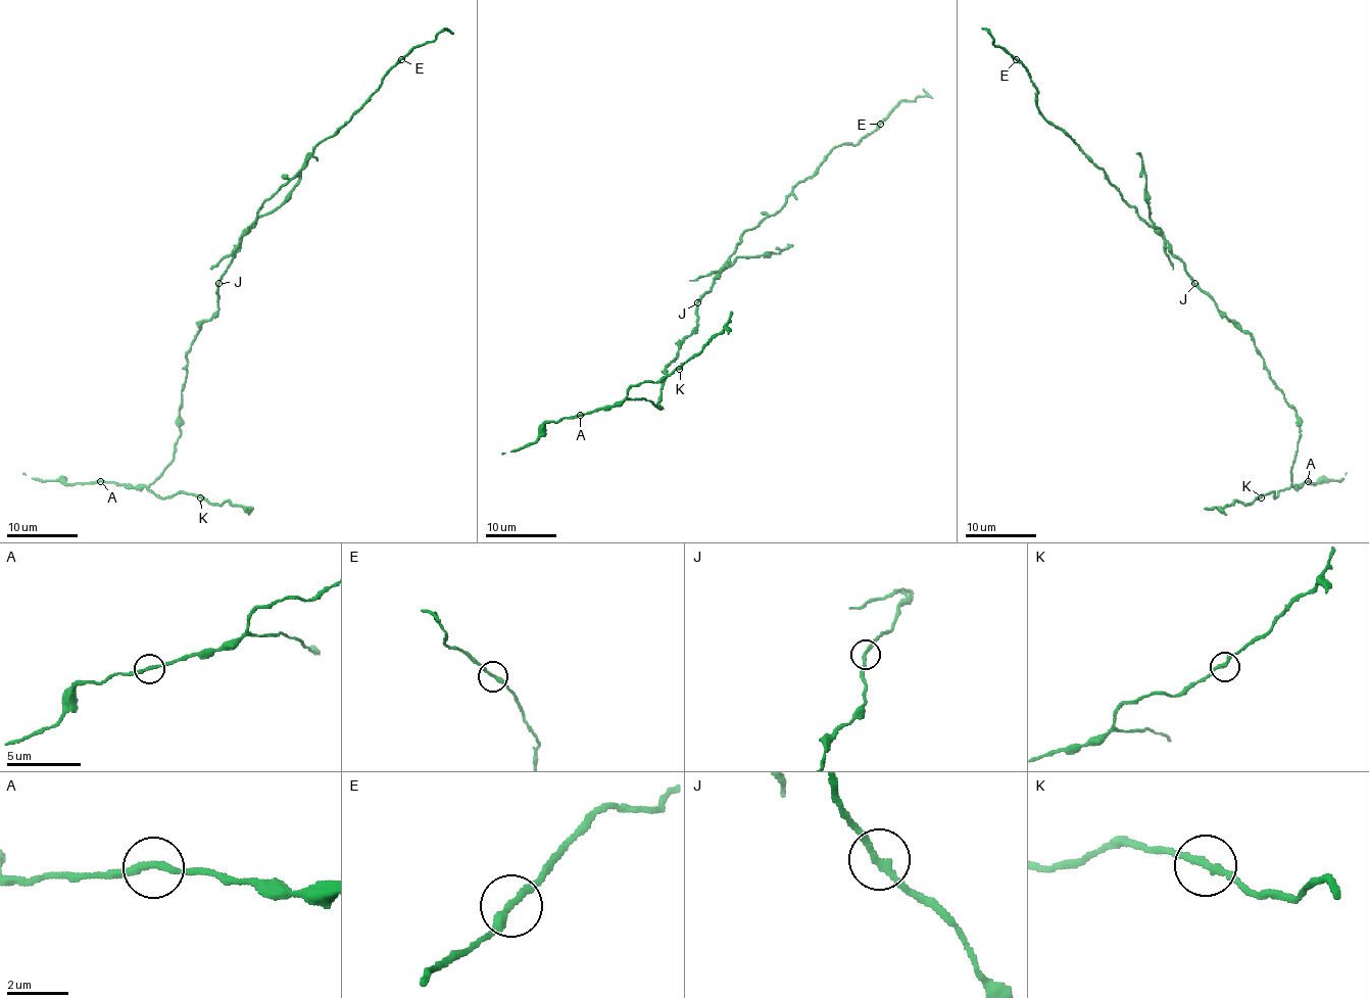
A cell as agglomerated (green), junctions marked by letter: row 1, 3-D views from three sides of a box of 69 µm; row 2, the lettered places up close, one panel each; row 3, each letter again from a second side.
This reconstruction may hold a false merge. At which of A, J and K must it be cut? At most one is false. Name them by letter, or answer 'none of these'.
J

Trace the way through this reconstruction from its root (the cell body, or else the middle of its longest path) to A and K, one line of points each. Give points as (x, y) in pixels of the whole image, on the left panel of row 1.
A: (219, 282), (217, 311), (202, 325), (186, 354), (181, 436), (174, 460), (147, 486), (100, 481)
K: (219, 282), (217, 311), (186, 354), (174, 460), (148, 486), (161, 497), (200, 497)

